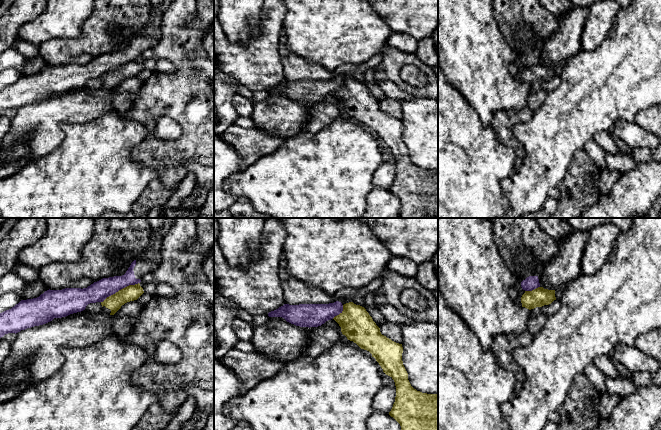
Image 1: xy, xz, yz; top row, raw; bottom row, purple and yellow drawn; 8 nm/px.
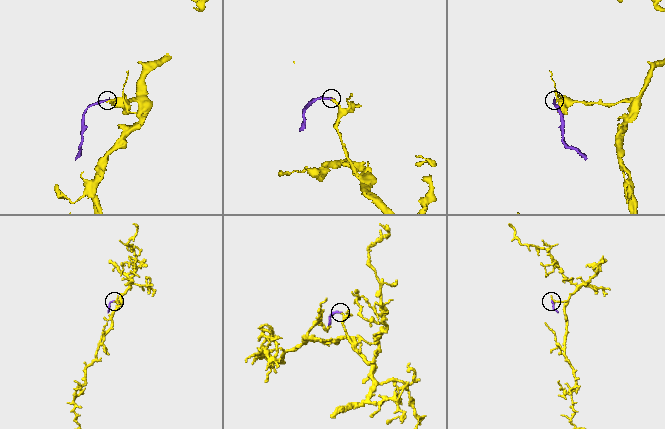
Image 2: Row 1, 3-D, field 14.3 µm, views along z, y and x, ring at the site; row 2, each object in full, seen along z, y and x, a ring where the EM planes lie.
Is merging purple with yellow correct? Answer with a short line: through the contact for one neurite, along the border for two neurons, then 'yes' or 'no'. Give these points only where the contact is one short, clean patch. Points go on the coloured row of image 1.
xy (138, 282), (119, 289), (101, 302) | no

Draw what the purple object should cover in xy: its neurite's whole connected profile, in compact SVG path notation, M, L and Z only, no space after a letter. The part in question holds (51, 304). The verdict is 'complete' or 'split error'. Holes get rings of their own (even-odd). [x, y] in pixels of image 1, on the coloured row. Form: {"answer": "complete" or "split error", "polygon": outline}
{"answer": "split error", "polygon": "M142 257L134 260L122 276L103 278L87 288L47 290L37 298L21 300L9 310L0 313L0 338L8 333L39 326L54 318L66 317L85 310L90 303L103 302L119 290L141 282L144 274L159 265Z"}

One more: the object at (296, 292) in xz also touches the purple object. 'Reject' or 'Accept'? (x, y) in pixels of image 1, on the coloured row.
Reject

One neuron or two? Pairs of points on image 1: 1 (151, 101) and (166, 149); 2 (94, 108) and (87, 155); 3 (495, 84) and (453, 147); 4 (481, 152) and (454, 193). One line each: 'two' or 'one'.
1: one
2: two
3: two
4: one

